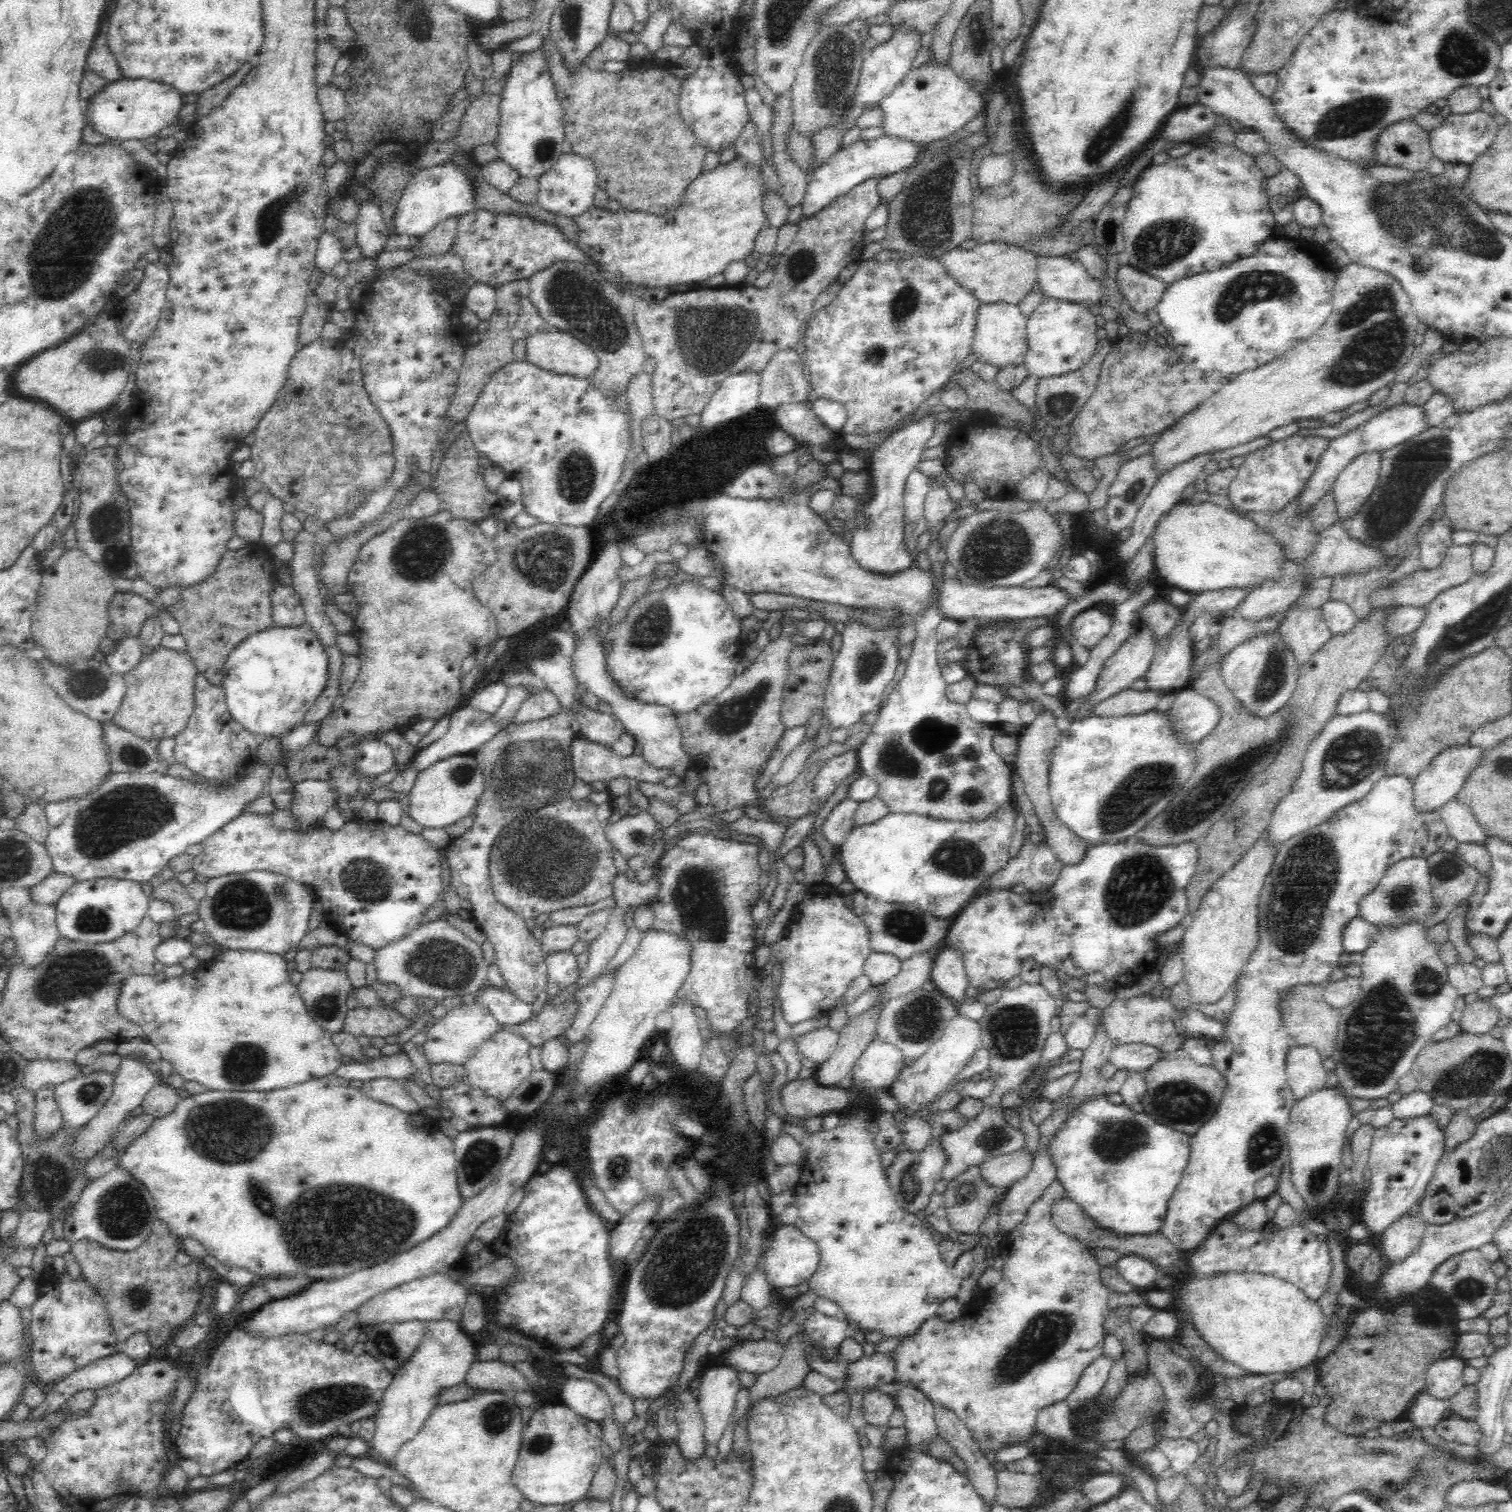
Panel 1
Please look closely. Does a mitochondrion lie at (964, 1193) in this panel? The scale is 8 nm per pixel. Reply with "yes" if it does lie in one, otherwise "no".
yes

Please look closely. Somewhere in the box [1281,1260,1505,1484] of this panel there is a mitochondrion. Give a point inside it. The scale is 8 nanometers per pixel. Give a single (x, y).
(1468, 1288)

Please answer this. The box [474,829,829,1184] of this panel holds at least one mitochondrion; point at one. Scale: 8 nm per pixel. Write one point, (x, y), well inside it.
(696, 894)

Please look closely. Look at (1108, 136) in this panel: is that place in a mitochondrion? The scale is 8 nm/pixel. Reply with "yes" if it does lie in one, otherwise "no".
yes

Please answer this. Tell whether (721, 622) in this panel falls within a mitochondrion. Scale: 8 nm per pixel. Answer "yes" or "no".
no

